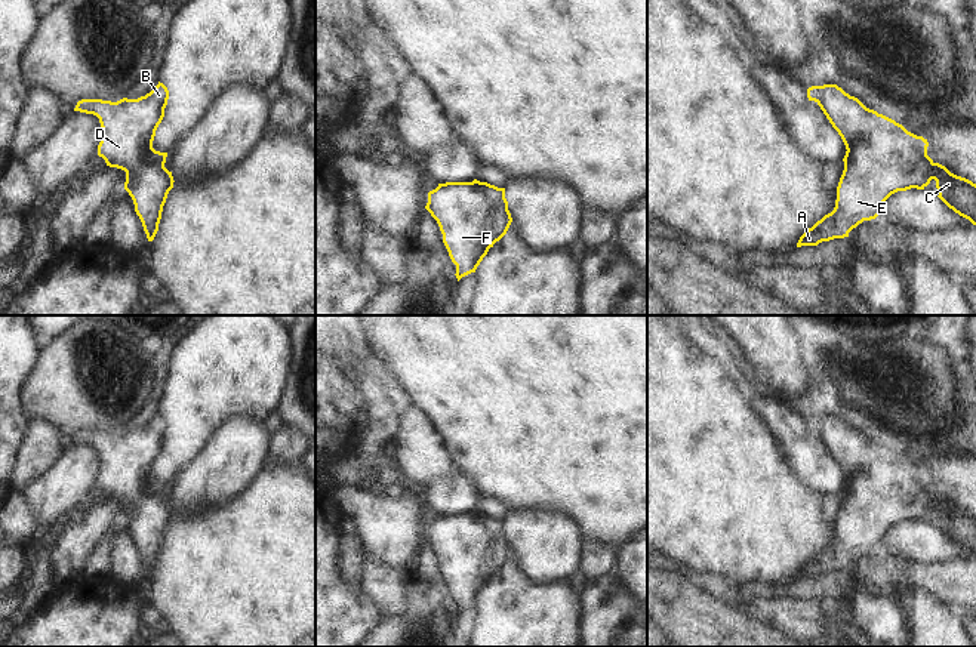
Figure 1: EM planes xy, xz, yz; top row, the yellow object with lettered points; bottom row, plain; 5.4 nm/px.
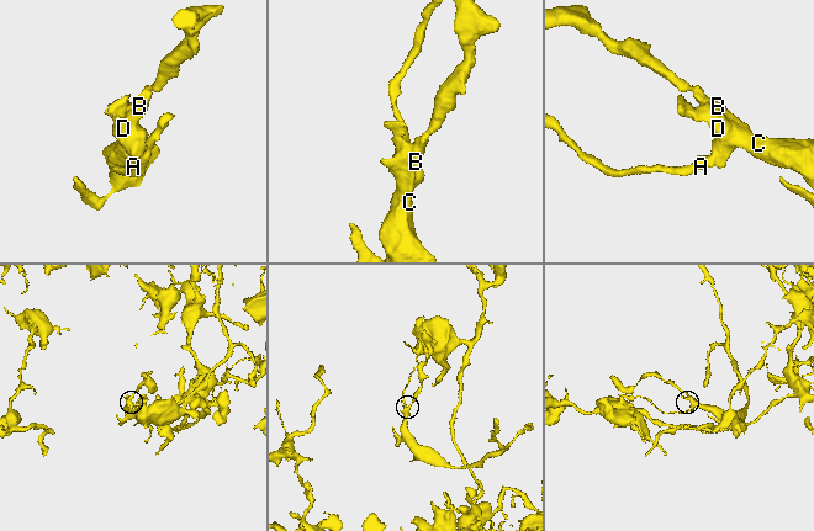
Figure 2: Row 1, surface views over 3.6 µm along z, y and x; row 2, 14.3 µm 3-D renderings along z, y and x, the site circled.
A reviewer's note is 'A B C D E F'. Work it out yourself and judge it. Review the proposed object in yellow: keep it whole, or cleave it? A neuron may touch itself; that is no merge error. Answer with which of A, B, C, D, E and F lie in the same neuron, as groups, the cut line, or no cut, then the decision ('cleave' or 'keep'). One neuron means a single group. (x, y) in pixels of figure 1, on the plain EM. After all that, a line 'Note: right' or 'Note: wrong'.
A B C D E F | no cut | keep
Note: right

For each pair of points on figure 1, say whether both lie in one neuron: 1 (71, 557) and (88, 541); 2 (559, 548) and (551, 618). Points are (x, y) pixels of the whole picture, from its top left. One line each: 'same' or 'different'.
1: same
2: different

